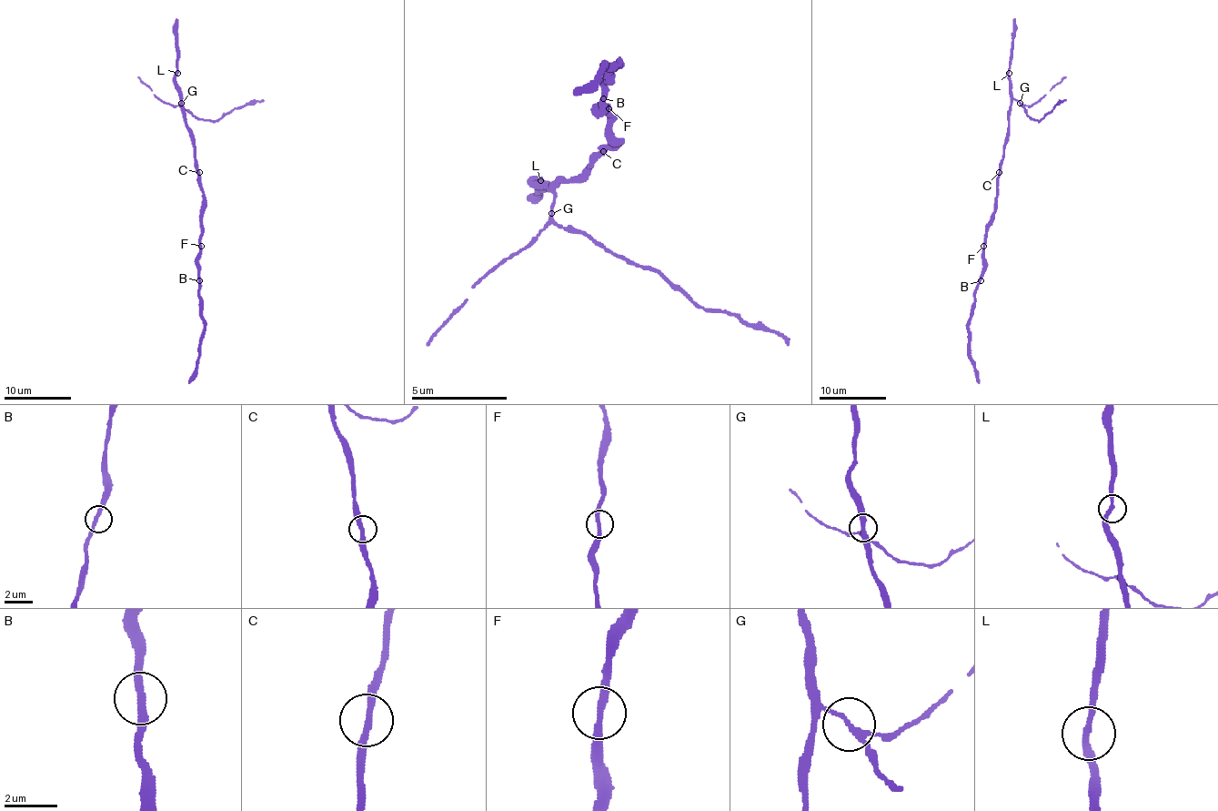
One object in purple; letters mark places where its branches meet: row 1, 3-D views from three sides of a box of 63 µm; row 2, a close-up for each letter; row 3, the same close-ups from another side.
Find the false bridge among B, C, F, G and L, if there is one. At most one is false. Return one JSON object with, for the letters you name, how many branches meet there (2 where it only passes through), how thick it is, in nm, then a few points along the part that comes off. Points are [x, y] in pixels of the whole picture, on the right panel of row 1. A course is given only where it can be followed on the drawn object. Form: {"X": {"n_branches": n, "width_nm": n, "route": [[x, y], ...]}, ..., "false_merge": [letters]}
{"false_merge": []}

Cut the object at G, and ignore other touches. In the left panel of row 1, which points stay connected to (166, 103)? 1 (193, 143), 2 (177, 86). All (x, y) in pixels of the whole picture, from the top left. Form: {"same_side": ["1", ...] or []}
{"same_side": []}

